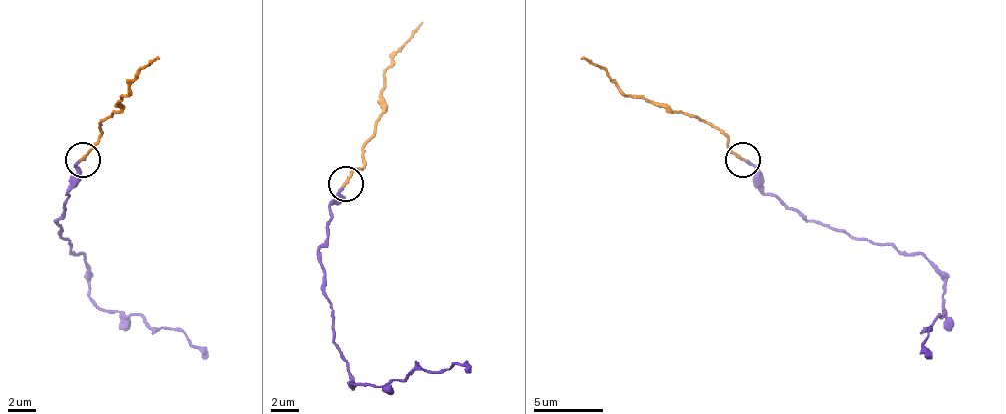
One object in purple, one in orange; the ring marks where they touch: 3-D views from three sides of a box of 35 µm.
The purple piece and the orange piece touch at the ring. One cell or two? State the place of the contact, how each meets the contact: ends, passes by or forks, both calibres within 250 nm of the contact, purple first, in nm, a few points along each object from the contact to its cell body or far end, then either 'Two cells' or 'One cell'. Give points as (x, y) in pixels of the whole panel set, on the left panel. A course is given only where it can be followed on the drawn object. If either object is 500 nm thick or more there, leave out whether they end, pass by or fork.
Place: (82, 159). At the ring purple ends. At the ring orange ends. Thickness 170 nm (purple) against 190 nm. Course of purple: (83, 159), (59, 232), (69, 249), (79, 253), (100, 309), (142, 316), (156, 330), (181, 330), (209, 354). Course of orange: (83, 159), (100, 134), (100, 124), (121, 99), (128, 82), (160, 57). One cell

